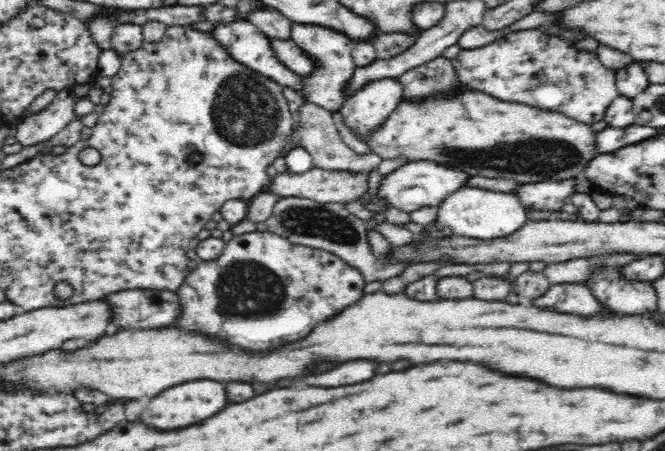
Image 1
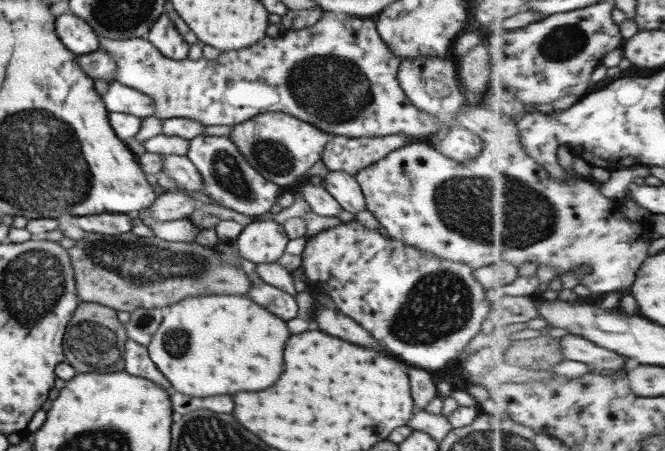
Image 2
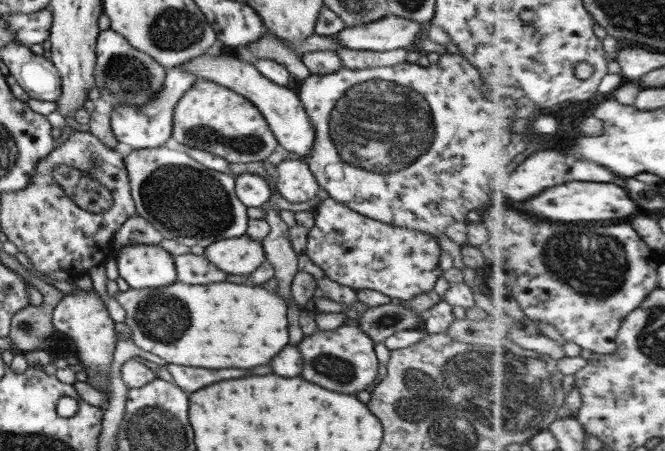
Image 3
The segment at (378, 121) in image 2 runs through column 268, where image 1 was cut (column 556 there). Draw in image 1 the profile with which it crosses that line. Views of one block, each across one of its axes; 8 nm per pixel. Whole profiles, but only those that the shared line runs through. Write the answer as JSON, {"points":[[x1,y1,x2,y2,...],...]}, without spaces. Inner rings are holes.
{"points":[[550,28,511,31,482,47,461,49,459,54,451,59,460,83,471,91,482,92,504,102,514,101,538,106,586,124,604,120,606,109,620,96,616,87,616,71,606,68,594,50,575,49,573,44,568,43,563,37,556,37,555,32,548,30]]}

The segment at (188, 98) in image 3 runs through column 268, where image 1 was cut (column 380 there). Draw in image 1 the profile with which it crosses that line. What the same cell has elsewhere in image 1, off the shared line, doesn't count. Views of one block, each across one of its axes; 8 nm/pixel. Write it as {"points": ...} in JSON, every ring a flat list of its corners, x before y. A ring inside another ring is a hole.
{"points":[[462,87,456,96,402,101,381,127,373,132,366,144,384,159,407,156,410,161,432,160,441,166,463,170,471,176,508,178,525,185,583,176,589,162,599,155,595,141,597,132,592,129,591,124,568,118,565,114,526,103,504,102,488,94]]}

